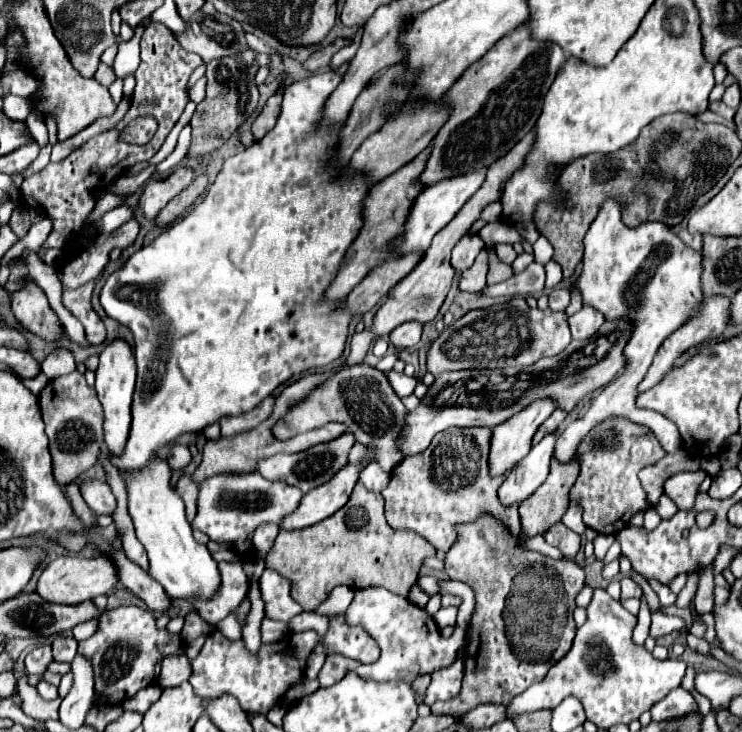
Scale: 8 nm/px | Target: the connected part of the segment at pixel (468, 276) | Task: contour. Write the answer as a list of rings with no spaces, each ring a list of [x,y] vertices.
[[[483,249],[475,259],[475,263],[461,273],[459,291],[469,291],[469,293],[481,291],[485,287],[485,275],[487,275],[487,251]]]

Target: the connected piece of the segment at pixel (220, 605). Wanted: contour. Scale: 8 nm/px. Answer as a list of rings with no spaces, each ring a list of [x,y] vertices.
[[[221,561],[219,575],[219,591],[211,599],[203,599],[203,603],[191,603],[197,613],[211,625],[233,613],[249,589],[249,577],[243,571],[243,561]]]

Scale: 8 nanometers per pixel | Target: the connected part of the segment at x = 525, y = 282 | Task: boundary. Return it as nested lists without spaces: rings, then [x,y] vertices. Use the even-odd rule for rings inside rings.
[[[531,263],[525,271],[513,275],[511,279],[493,285],[493,287],[485,287],[481,293],[481,297],[501,297],[501,295],[531,295],[531,293],[541,293],[545,287],[545,267],[539,263]]]

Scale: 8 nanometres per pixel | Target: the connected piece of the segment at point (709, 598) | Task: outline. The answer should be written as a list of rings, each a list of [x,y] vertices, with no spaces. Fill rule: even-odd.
[[[707,565],[699,577],[699,589],[693,599],[693,609],[697,615],[709,613],[713,609],[713,565]]]

